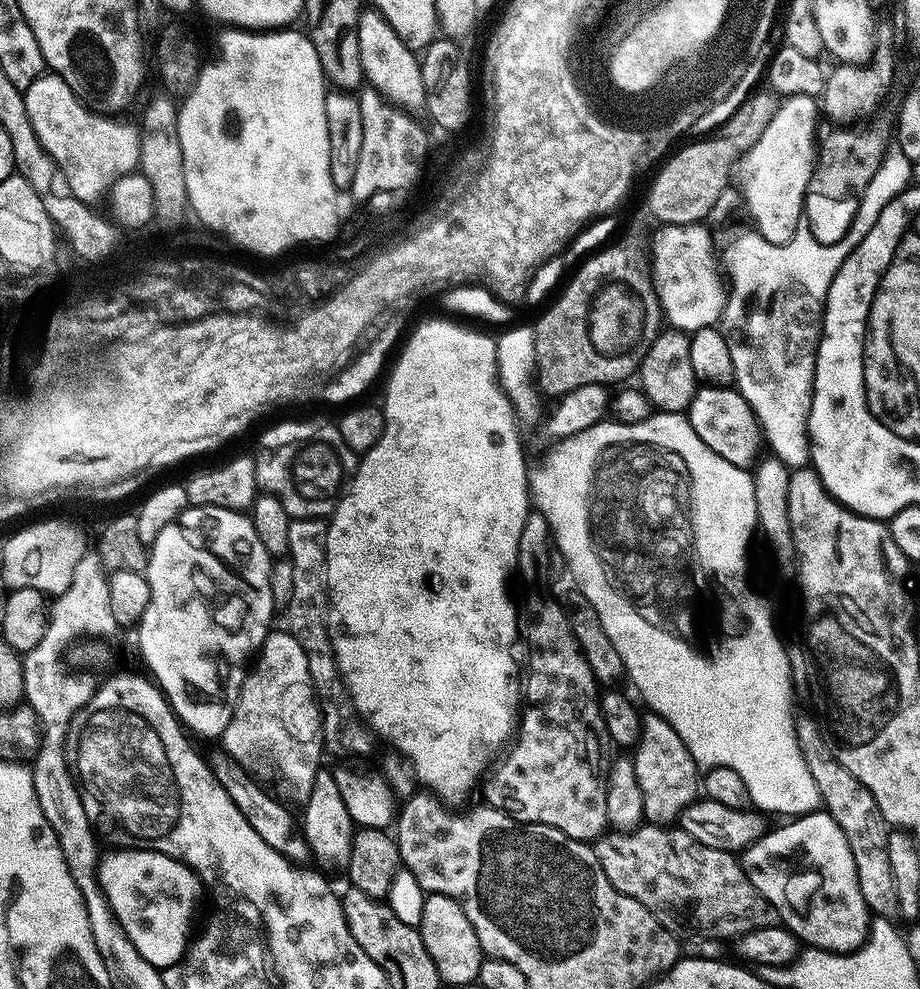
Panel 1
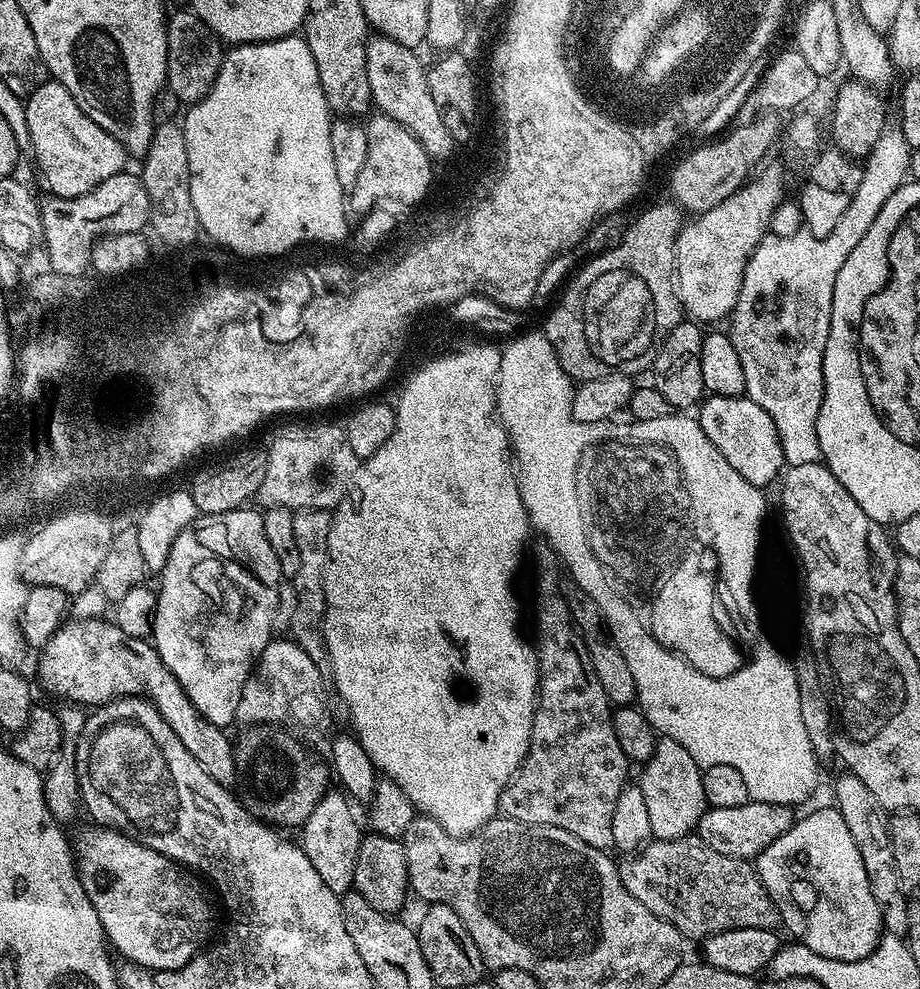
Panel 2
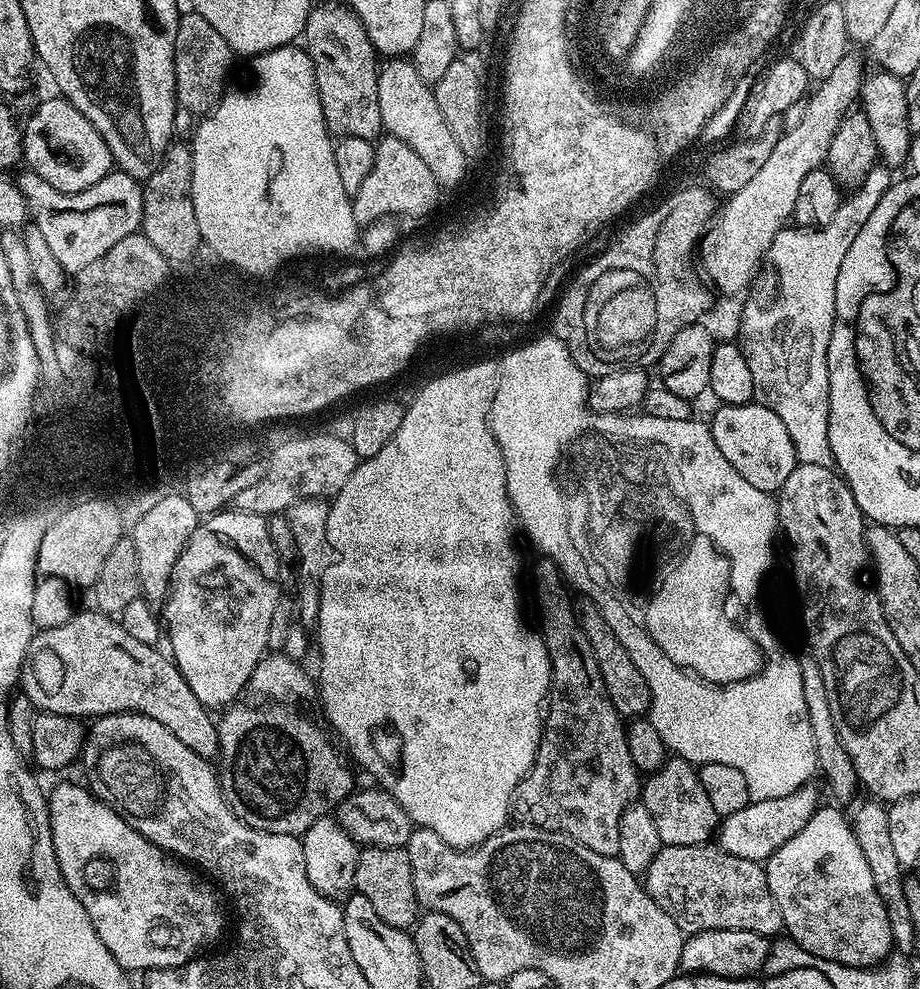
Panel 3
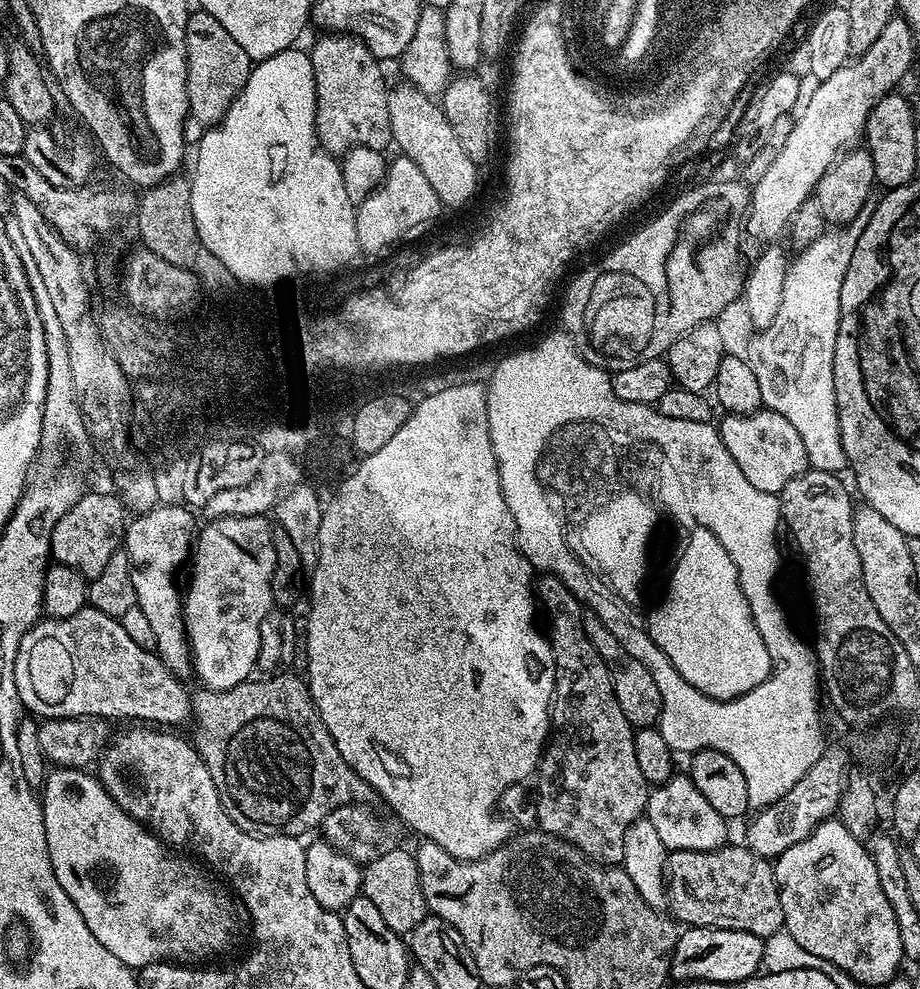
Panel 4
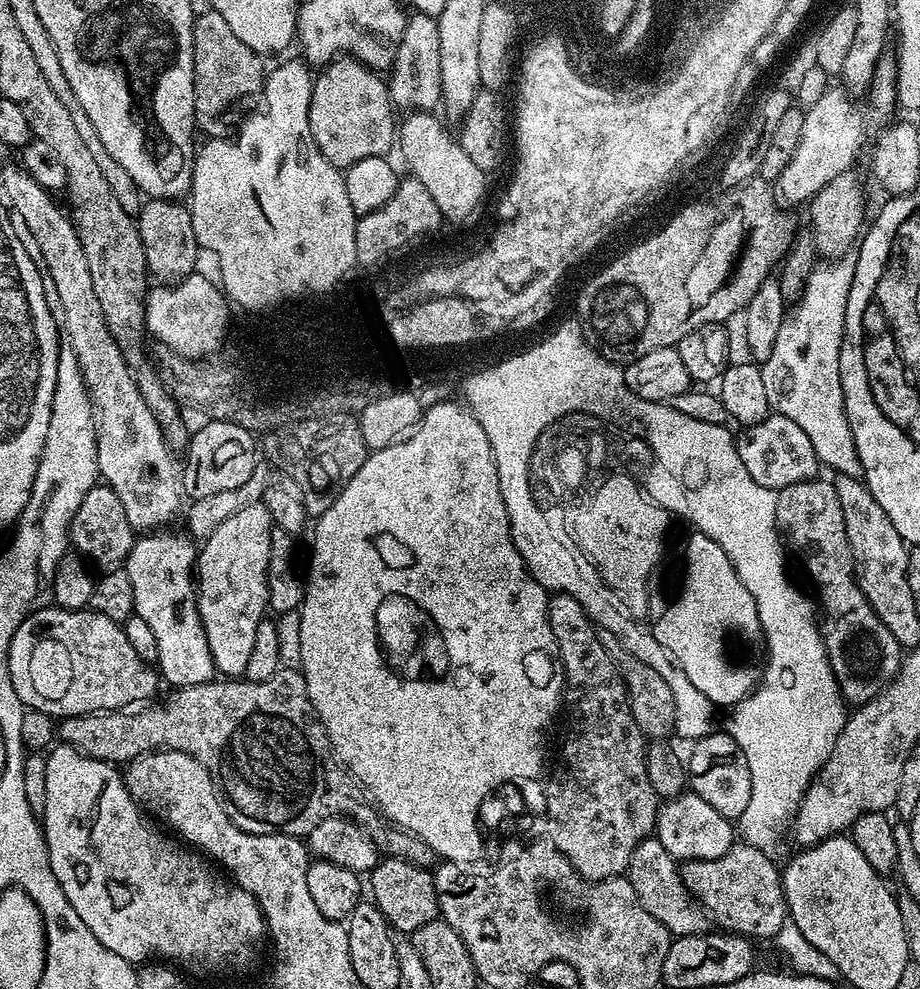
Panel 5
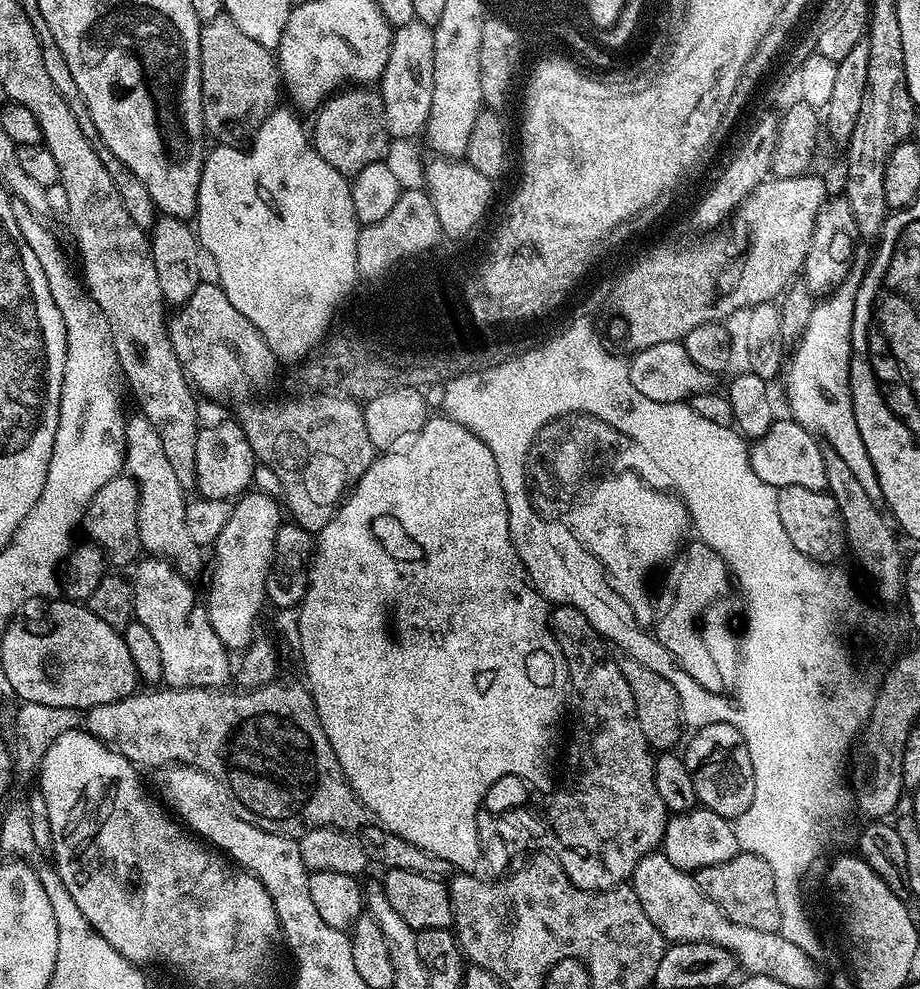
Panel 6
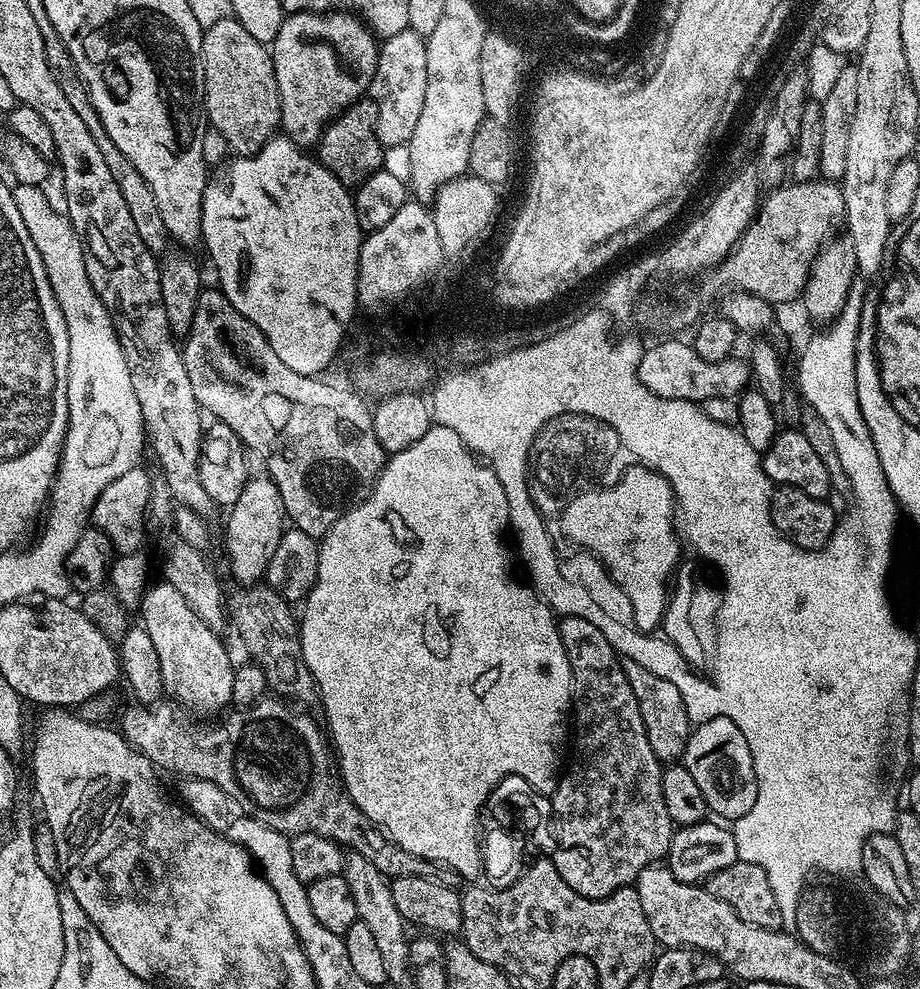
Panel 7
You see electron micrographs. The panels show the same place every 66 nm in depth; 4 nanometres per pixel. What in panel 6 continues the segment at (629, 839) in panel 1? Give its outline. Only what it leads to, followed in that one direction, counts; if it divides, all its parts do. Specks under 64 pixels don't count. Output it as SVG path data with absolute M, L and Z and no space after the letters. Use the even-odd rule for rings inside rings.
M737 852L734 858L718 862L714 866L696 869L696 885L738 926L750 926L750 930L779 932L782 914L778 914L778 894L774 886L774 873L762 858L749 852Z

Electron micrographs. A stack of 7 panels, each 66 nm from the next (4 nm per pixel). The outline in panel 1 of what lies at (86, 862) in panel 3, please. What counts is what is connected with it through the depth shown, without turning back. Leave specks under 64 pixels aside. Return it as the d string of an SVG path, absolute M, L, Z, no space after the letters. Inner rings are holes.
M124 846L121 852L105 851L96 867L96 880L126 938L158 969L184 959L192 932L192 919L200 904L202 881L187 864L164 852Z

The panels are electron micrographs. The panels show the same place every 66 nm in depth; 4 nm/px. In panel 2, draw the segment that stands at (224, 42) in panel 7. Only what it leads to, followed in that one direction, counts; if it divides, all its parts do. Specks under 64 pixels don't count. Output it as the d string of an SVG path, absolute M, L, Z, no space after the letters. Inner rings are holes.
M191 10L176 12L167 17L168 33L166 34L166 74L167 91L173 92L184 106L197 104L210 91L218 74L220 63L224 61L225 49L219 36L215 36L199 16Z

